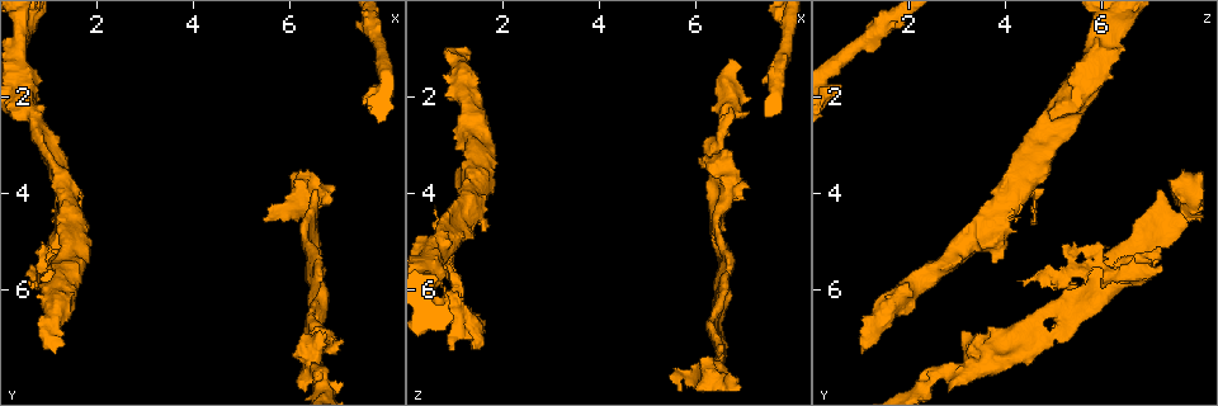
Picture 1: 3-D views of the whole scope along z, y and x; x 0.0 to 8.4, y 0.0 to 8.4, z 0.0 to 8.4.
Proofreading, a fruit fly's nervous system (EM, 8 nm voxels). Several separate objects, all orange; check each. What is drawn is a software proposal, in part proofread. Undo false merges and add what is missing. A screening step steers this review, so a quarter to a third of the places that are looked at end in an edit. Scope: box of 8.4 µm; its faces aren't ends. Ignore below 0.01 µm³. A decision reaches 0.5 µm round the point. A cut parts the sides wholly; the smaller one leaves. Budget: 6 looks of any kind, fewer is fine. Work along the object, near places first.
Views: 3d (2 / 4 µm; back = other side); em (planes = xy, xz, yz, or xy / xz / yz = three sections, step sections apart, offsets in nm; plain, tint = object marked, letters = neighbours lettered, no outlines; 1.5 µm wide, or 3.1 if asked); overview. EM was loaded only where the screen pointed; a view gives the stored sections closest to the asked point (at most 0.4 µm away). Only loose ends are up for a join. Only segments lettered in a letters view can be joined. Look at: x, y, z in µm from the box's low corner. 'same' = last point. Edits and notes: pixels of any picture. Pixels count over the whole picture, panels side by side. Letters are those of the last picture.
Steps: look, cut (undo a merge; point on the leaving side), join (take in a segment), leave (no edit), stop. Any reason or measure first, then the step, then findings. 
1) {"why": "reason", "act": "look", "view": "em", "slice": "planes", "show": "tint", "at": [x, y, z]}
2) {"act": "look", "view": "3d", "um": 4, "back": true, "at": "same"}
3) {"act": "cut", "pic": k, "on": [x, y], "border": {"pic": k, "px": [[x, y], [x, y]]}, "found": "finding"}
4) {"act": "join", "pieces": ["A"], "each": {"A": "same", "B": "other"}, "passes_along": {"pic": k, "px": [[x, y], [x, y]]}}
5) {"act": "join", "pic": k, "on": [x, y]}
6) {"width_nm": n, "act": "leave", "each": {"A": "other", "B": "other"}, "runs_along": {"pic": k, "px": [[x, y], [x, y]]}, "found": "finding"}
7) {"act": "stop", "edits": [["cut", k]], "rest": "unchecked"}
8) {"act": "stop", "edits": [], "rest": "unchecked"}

{"why": "free end", "act": "look", "view": "em", "slice": "planes", "show": "plain", "at": [0.60, 5.80, 4.35]}

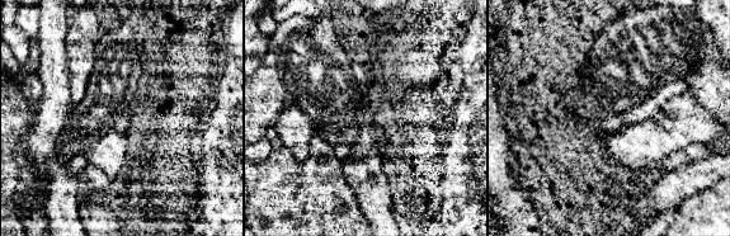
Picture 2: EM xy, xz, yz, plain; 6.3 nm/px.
{"act": "look", "view": "em", "slice": "planes", "show": "tint", "at": "same"}

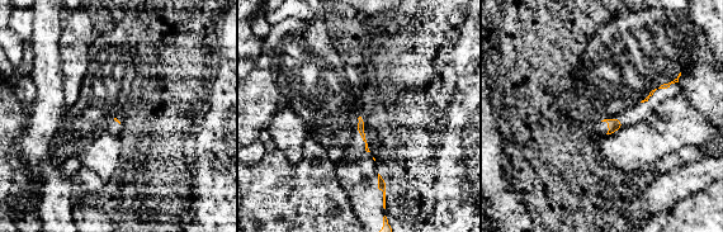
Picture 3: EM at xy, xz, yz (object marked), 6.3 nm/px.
{"act": "look", "view": "em", "slice": "planes", "show": "letters", "at": "same"}

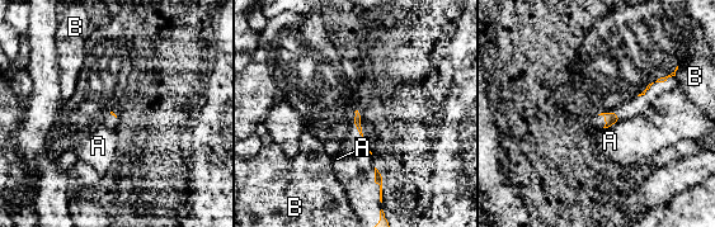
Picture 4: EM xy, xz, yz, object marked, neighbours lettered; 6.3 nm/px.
{"act": "join", "pieces": ["A"], "each": {"A": "same", "B": "other"}, "passes_along": {"pic": 4, "px": [[611, 117], [612, 123], [610, 141]]}, "found": "it goes on there"}

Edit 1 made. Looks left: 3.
{"why": "a fork", "act": "look", "view": "em", "slice": "planes", "show": "letters", "at": [6.45, 7.45, 3.55]}

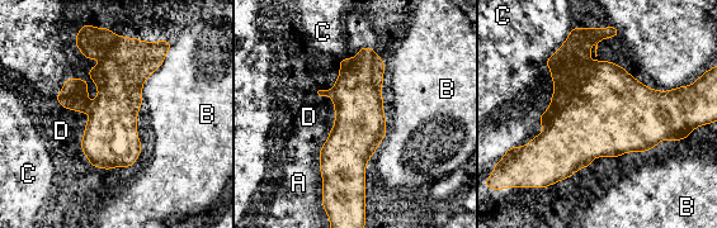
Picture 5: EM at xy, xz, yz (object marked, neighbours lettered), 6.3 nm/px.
{"act": "leave", "each": {"A": "other", "B": "other", "C": "other", "D": "other"}, "border": {"pic": 5, "px": [[331, 86], [320, 150]]}, "found": "one neuron here"}

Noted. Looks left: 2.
{"why": "thick turns thin", "act": "look", "view": "em", "slice": "planes", "show": "letters", "at": [6.50, 4.45, 7.75]}

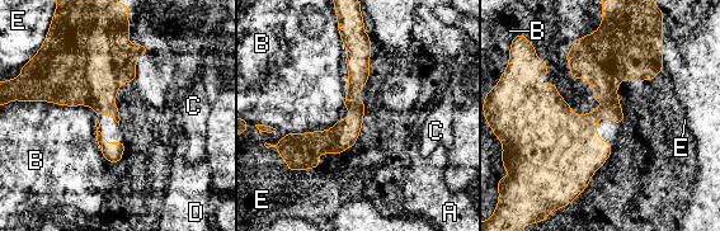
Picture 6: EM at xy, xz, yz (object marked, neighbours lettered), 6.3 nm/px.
{"width_nm": 160, "act": "leave", "each": {"A": "other", "B": "other", "C": "other", "D": "other", "E": "other"}, "runs_along": {"pic": 6, "px": [[352, 46], [354, 119], [297, 166]]}, "found": "all the same neuron"}

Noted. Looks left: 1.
{"act": "stop", "edits": [["join", 4]], "rest": "unchecked"}

